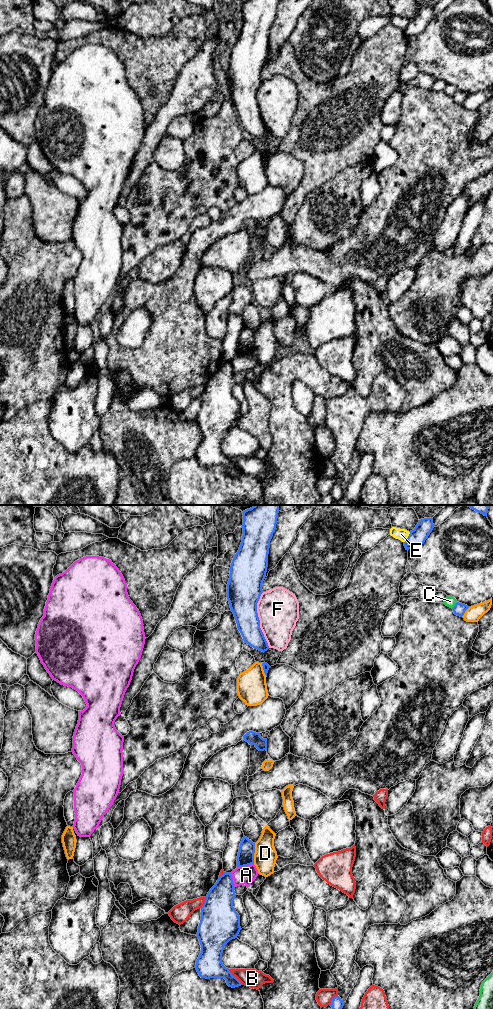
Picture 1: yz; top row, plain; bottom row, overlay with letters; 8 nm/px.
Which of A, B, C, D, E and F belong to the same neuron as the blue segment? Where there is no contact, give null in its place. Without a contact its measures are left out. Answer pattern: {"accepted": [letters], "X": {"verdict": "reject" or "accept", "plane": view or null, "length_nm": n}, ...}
{"accepted": [], "A": {"verdict": "reject", "plane": "yz", "length_nm": 140}, "B": {"verdict": "reject", "plane": "yz", "length_nm": 170}, "C": {"verdict": "reject", "plane": "yz", "length_nm": 70}, "D": {"verdict": "reject", "plane": "yz", "length_nm": 170}, "E": {"verdict": "reject", "plane": "yz", "length_nm": 100}, "F": {"verdict": "reject", "plane": "yz", "length_nm": 460}}

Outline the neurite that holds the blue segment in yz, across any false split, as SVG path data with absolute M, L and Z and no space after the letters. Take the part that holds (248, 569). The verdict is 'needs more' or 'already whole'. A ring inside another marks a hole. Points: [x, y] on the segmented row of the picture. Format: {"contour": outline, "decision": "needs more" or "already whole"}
{"contour": "M254 505L242 513L242 542L231 563L227 599L244 642L265 652L269 646L260 628L257 603L263 593L262 584L267 572L270 541L276 529L279 505Z", "decision": "already whole"}

